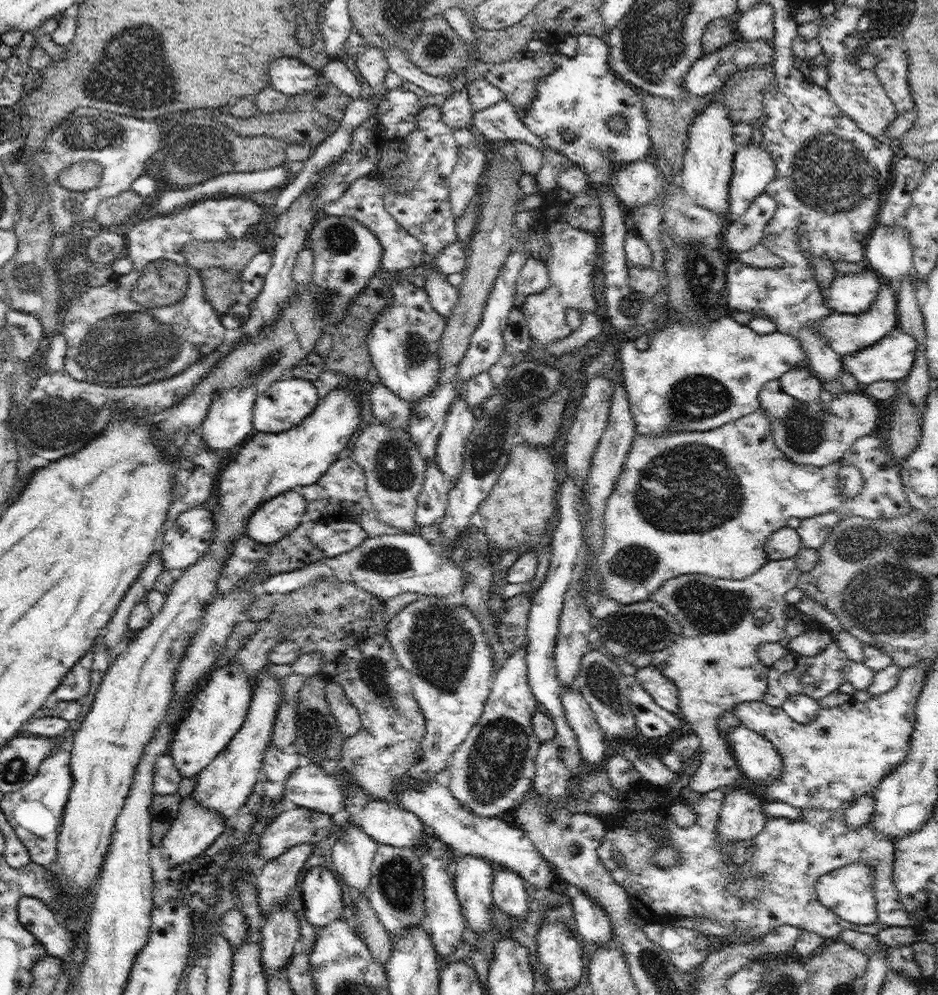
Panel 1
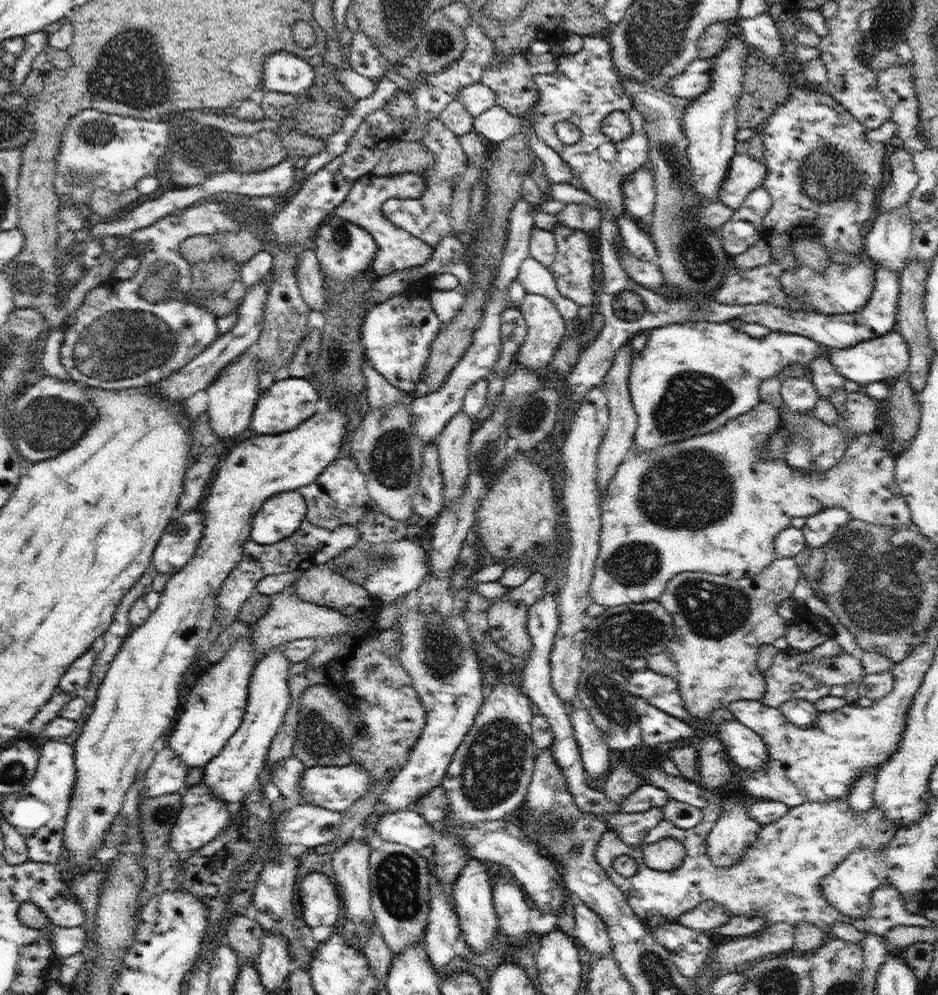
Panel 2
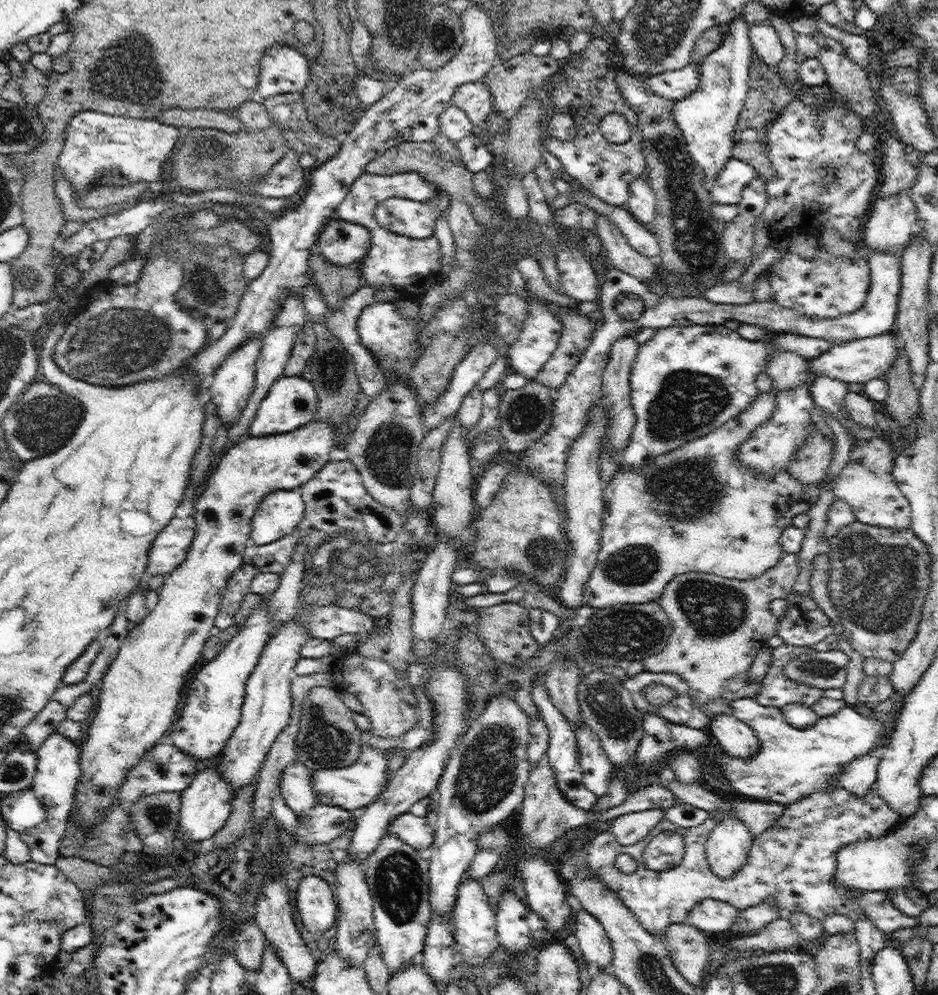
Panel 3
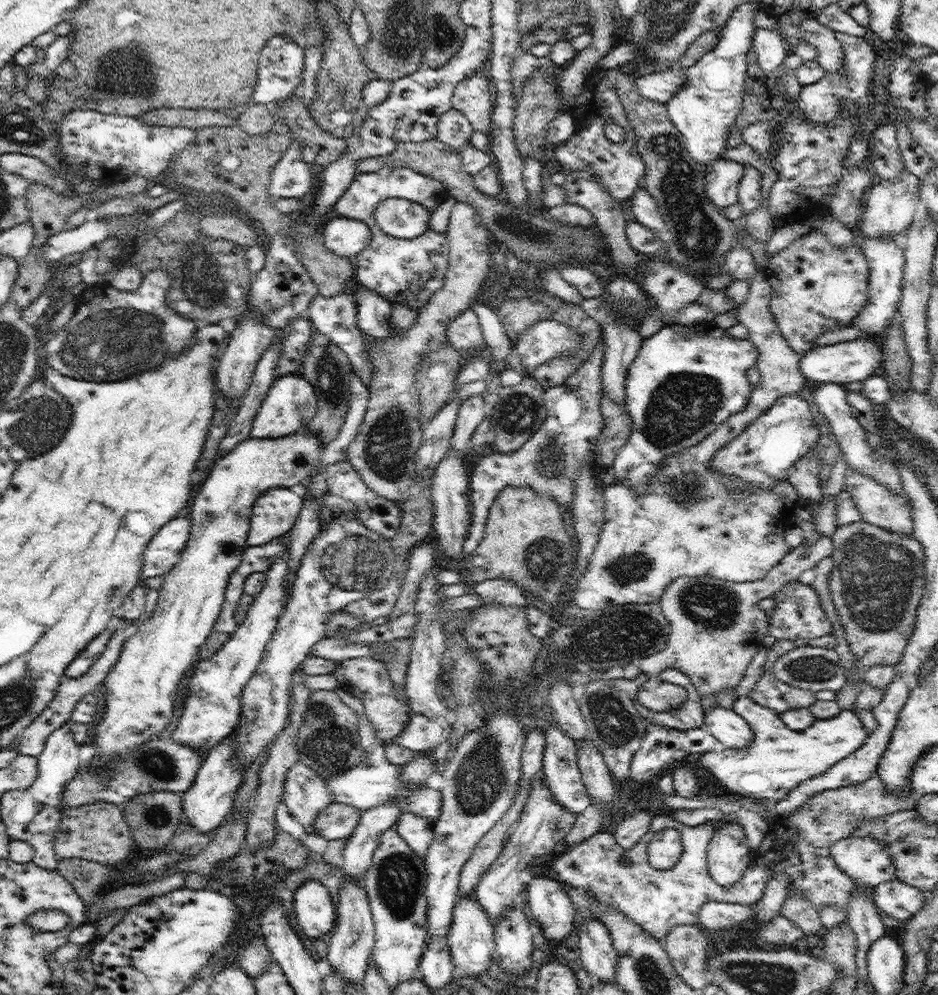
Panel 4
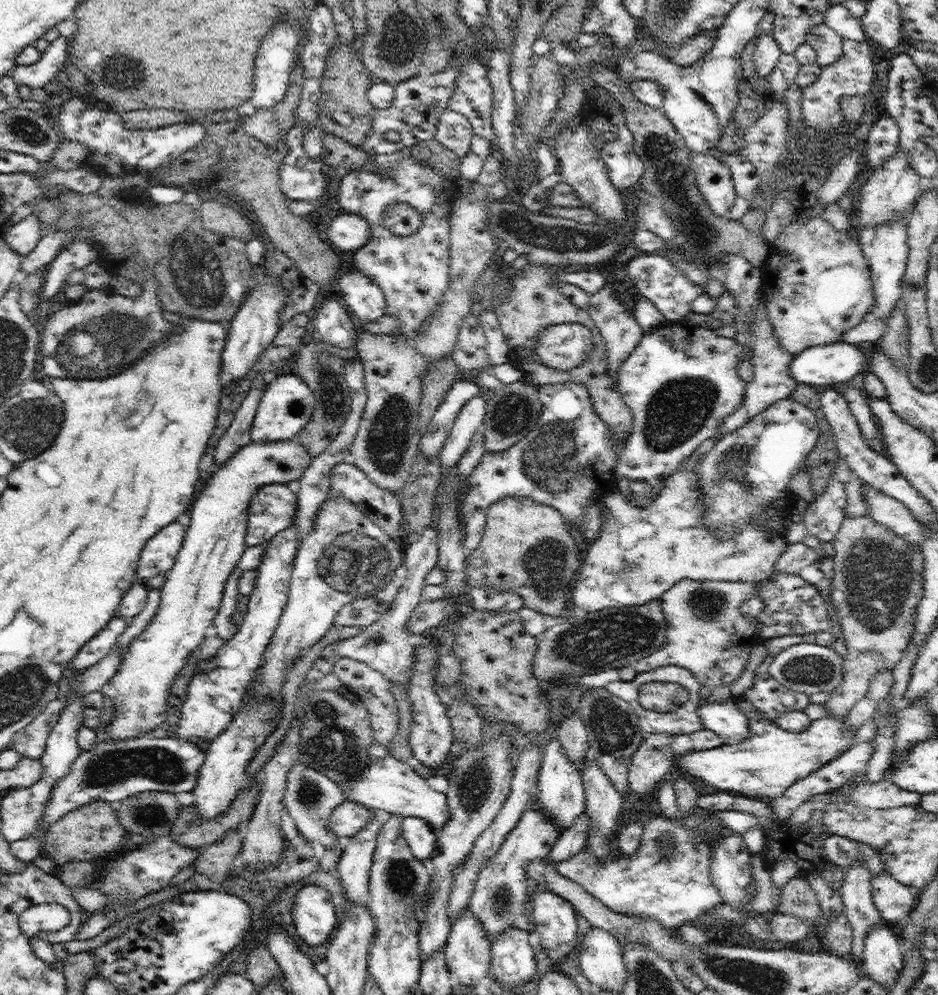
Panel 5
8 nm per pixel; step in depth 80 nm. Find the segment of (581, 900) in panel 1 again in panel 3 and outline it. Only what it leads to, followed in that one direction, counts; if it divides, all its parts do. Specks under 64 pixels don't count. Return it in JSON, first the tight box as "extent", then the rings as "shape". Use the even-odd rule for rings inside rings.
{"extent":[572,907,613,970],"shape":[[[584,907],[575,915],[576,921],[572,930],[579,940],[582,958],[590,966],[609,970],[613,959],[613,948],[603,924],[600,924],[598,919]]]}

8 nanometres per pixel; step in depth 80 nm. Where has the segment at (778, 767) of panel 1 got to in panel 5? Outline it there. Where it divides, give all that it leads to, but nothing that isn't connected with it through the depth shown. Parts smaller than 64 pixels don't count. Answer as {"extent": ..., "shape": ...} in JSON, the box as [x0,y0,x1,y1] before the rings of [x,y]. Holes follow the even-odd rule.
{"extent":[698,695,748,745],"shape":[[[733,695],[727,700],[701,700],[698,716],[705,729],[713,731],[725,744],[738,745],[748,735],[748,717],[738,709],[740,699]]]}

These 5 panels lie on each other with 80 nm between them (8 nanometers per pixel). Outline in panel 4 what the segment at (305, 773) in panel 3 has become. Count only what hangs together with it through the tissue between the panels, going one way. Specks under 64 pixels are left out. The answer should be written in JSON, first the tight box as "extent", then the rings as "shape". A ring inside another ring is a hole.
{"extent":[282,761,333,836],"shape":[[[301,761],[294,764],[286,774],[282,804],[289,808],[289,812],[311,836],[316,835],[313,822],[317,814],[333,801],[333,794],[326,782],[328,780]]]}

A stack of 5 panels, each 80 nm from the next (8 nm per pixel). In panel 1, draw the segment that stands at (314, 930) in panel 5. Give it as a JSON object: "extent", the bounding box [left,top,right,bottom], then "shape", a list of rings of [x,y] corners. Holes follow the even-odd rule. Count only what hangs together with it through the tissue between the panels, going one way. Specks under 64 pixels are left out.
{"extent":[300,866,344,927],"shape":[[[313,866],[300,879],[305,916],[314,927],[324,927],[344,912],[342,889],[328,868]]]}

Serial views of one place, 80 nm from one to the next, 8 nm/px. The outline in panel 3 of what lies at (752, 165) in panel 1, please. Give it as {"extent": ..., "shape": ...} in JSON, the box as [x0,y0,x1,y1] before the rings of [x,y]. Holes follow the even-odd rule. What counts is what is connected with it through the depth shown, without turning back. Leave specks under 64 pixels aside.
{"extent":[707,158,757,205],"shape":[[[730,158],[707,186],[712,200],[723,205],[740,204],[744,187],[756,175],[757,172],[750,163]]]}

